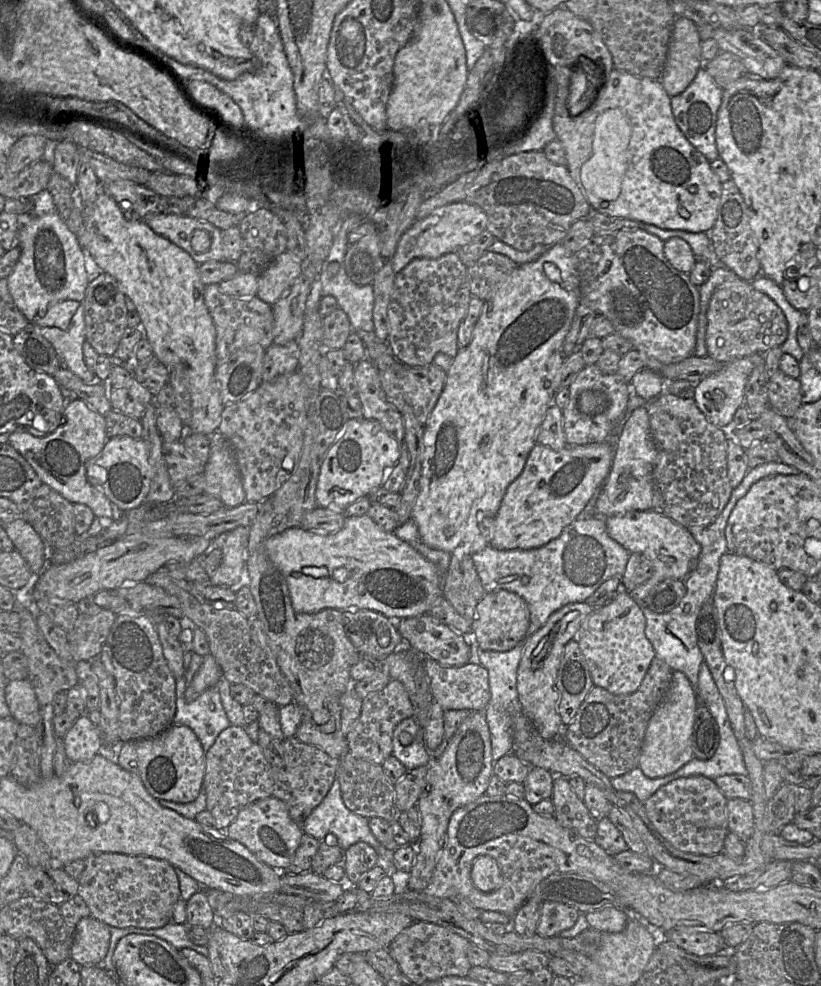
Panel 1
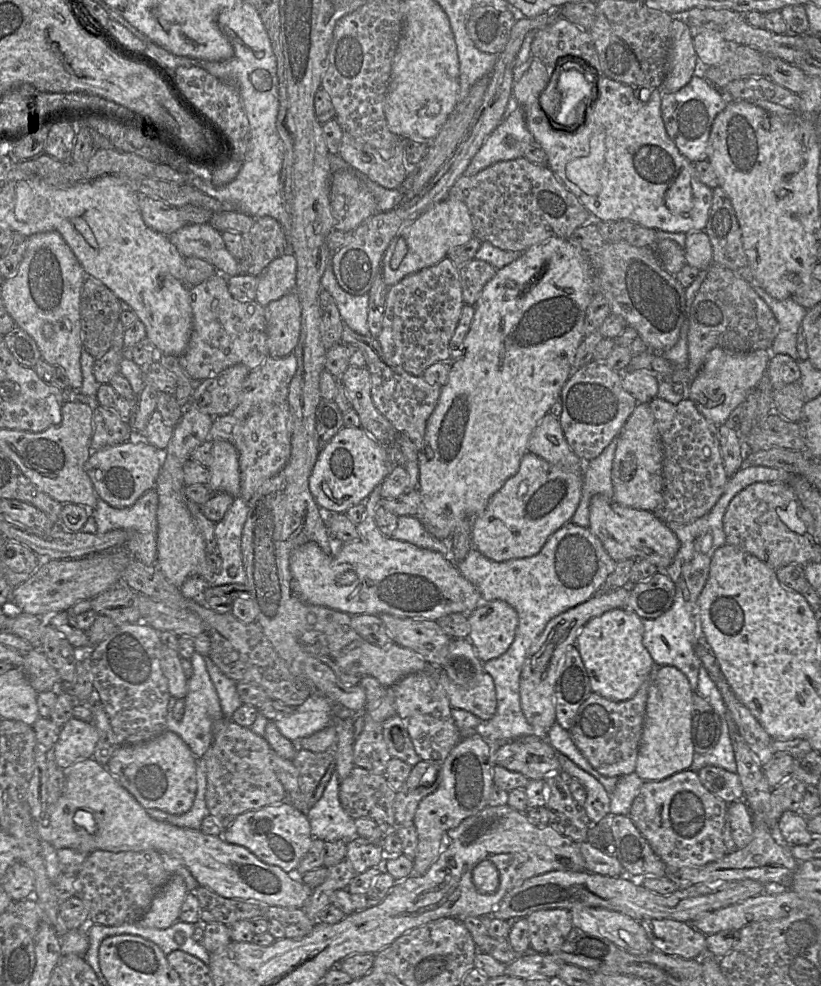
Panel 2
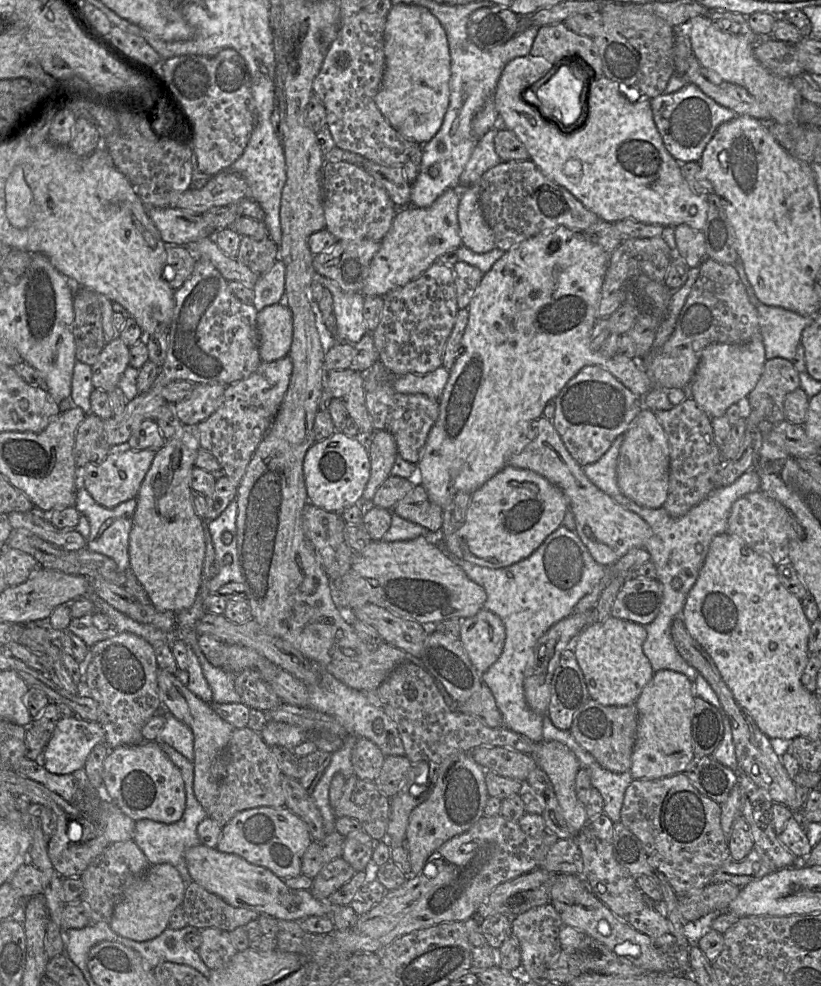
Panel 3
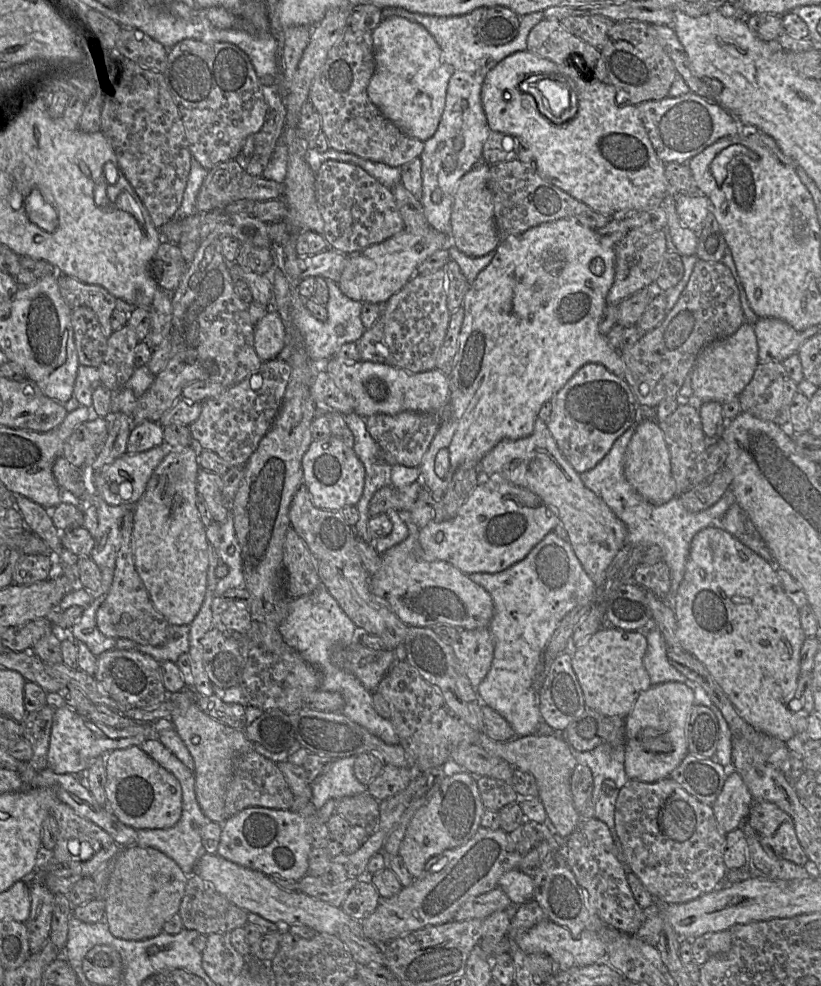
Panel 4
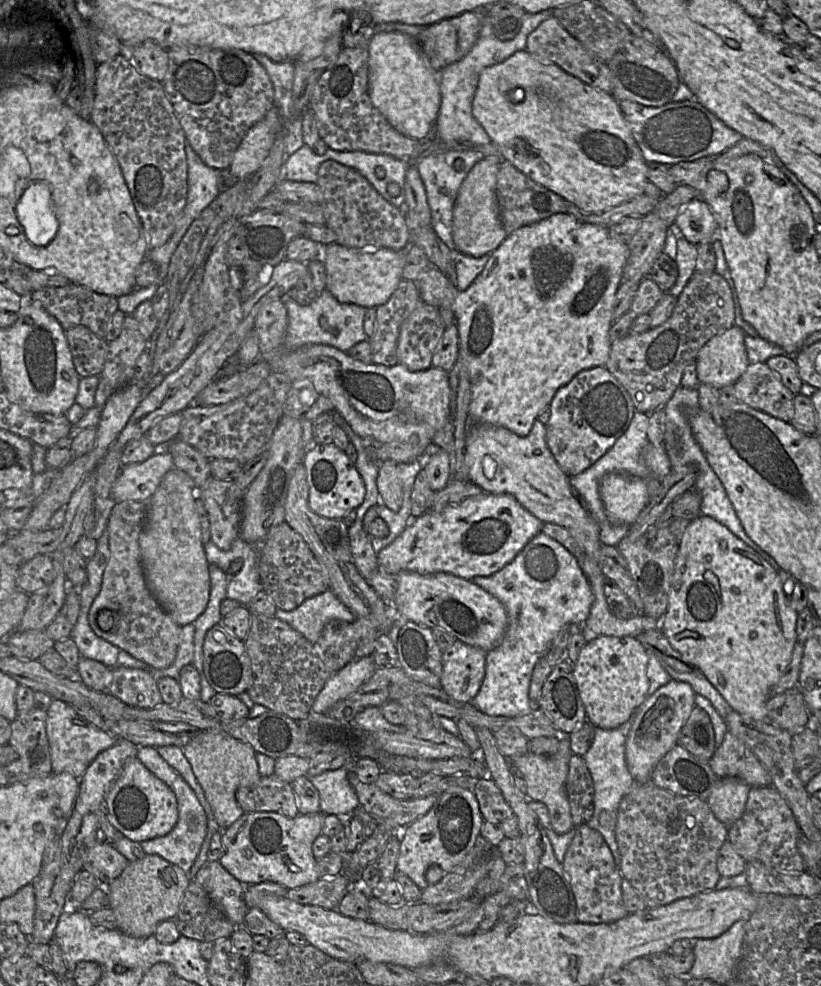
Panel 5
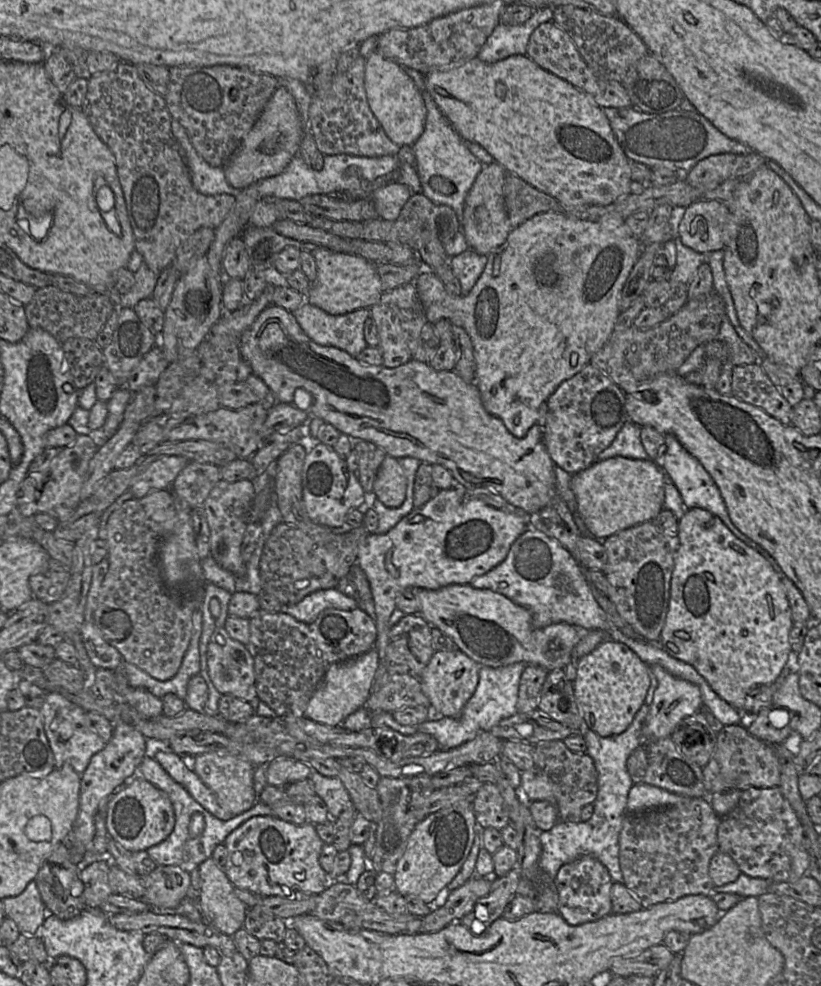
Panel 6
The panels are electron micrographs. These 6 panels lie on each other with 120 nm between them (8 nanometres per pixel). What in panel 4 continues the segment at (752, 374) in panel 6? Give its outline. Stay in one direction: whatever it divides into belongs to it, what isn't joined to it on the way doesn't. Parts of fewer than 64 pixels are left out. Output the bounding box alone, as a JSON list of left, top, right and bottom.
[738,362,798,426]

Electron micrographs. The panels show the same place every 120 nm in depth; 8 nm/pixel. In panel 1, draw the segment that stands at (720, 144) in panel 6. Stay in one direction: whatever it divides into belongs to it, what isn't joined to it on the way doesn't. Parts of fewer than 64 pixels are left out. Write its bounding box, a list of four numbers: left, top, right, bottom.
[671,64,723,162]

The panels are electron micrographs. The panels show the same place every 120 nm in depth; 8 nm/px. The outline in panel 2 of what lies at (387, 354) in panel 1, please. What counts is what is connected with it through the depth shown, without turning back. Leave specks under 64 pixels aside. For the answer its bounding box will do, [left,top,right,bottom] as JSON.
[341,323,442,450]

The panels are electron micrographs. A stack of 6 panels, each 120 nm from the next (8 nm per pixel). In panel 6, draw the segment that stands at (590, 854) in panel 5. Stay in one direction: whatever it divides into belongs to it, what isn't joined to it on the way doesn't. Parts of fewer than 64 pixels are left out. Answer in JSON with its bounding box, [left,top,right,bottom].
[554,855,612,925]

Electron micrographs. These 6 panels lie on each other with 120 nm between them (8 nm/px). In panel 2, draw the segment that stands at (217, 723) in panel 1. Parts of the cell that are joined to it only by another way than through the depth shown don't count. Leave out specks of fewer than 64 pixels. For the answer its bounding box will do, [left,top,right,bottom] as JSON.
[166,651,224,759]

